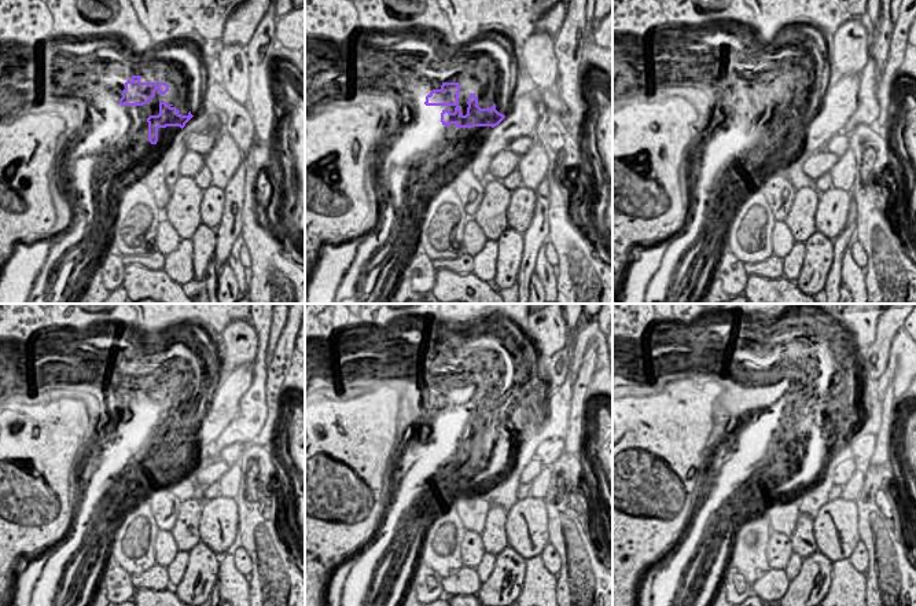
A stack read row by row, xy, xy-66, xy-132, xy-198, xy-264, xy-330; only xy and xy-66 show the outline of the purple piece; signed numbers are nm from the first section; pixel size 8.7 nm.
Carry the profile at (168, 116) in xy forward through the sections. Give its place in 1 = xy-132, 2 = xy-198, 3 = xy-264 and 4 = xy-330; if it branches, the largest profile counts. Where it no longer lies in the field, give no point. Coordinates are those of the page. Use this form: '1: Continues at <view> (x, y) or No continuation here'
1: Continues at xy-132 (795, 120)
2: Continues at xy-198 (172, 428)
3: Continues at xy-264 (490, 428)
4: Continues at xy-330 (793, 462)

